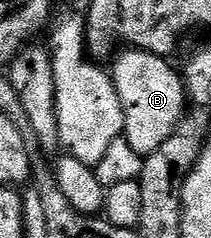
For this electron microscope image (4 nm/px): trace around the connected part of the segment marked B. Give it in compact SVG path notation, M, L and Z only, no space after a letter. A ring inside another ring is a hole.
M138 49L126 50L114 56L115 68L110 68L109 74L115 81L125 113L122 138L127 139L139 155L146 157L161 149L179 128L189 107L189 96L182 74L176 68L174 71L164 56Z

